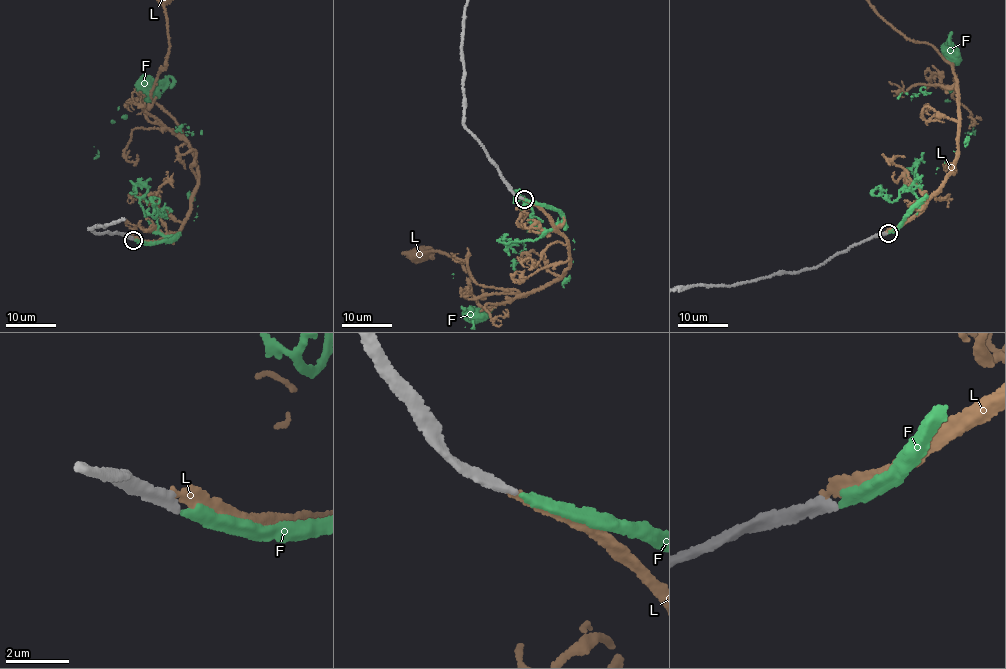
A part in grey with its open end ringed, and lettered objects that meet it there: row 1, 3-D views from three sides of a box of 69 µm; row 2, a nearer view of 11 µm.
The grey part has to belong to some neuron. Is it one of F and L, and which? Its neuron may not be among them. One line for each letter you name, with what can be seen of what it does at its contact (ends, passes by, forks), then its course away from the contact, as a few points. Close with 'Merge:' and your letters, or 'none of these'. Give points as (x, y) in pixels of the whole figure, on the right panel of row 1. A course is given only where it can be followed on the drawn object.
F: it ends; course (888, 233), (924, 201), (917, 182), (911, 99), (914, 95), (947, 99), (953, 64), (959, 57), (954, 51)
Merge: F

